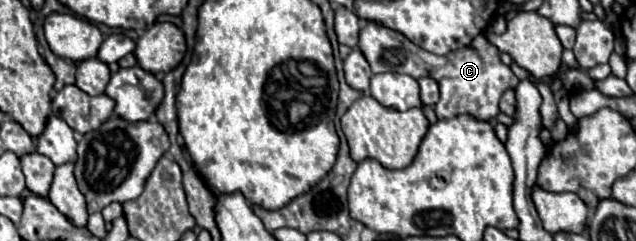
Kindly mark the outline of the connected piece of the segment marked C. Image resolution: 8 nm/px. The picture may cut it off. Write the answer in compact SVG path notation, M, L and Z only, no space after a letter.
M363 22L359 32L359 50L365 54L365 60L375 74L401 72L413 78L433 78L441 90L441 100L435 104L435 114L439 120L453 120L461 114L469 114L475 120L485 122L495 120L499 114L501 94L519 84L519 78L511 72L509 66L501 62L501 52L487 40L485 34L473 38L469 46L457 48L447 56L437 56L415 46L397 30L375 22Z

